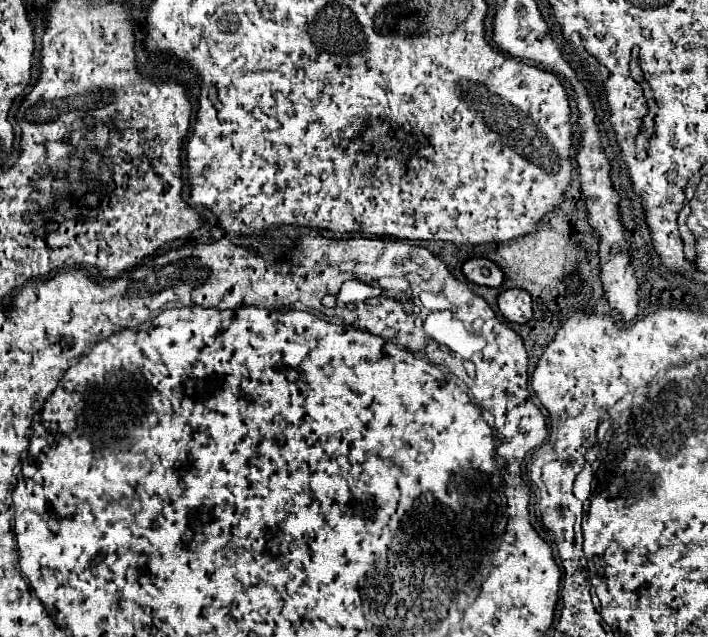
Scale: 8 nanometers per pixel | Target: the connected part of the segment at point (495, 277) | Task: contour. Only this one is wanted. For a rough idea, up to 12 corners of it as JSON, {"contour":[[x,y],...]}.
{"contour":[[473,257],[463,263],[469,281],[499,287],[501,269],[485,259]]}

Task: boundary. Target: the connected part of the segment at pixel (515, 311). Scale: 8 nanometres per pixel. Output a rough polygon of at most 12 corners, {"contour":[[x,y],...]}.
{"contour":[[523,289],[497,297],[499,311],[515,323],[531,319],[531,297]]}

